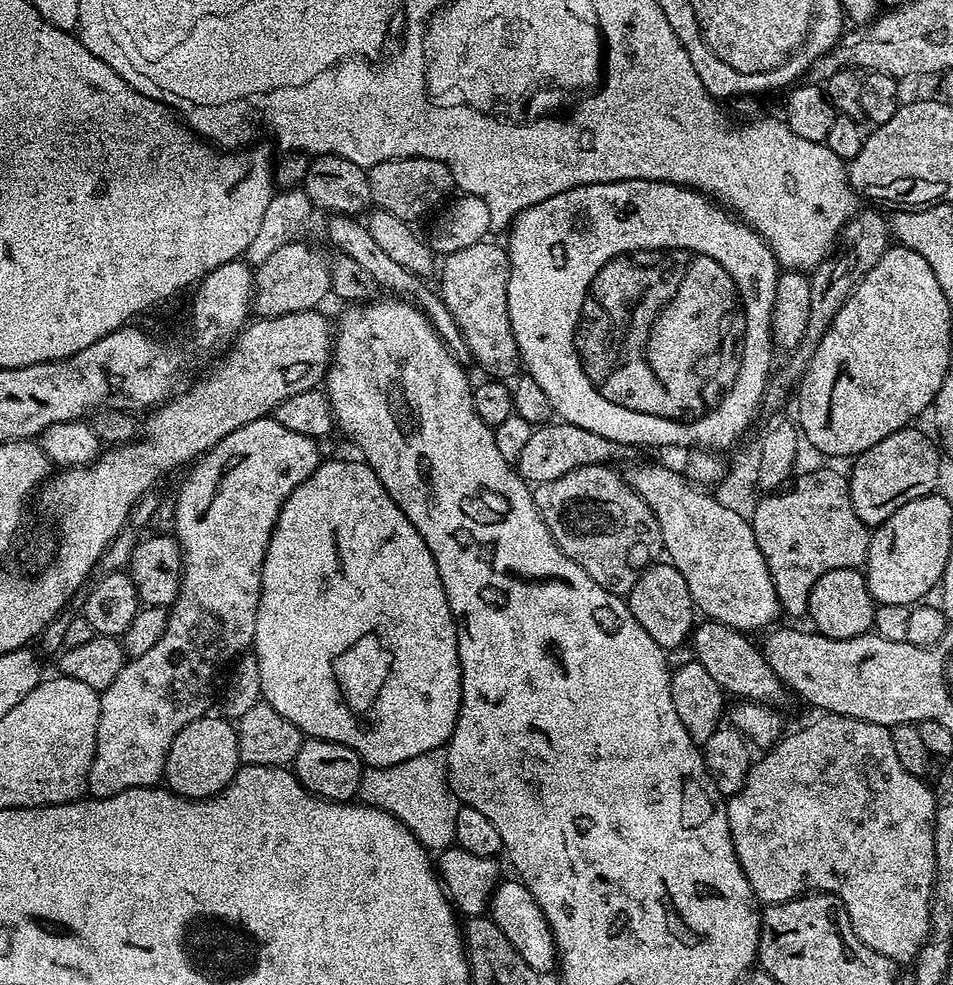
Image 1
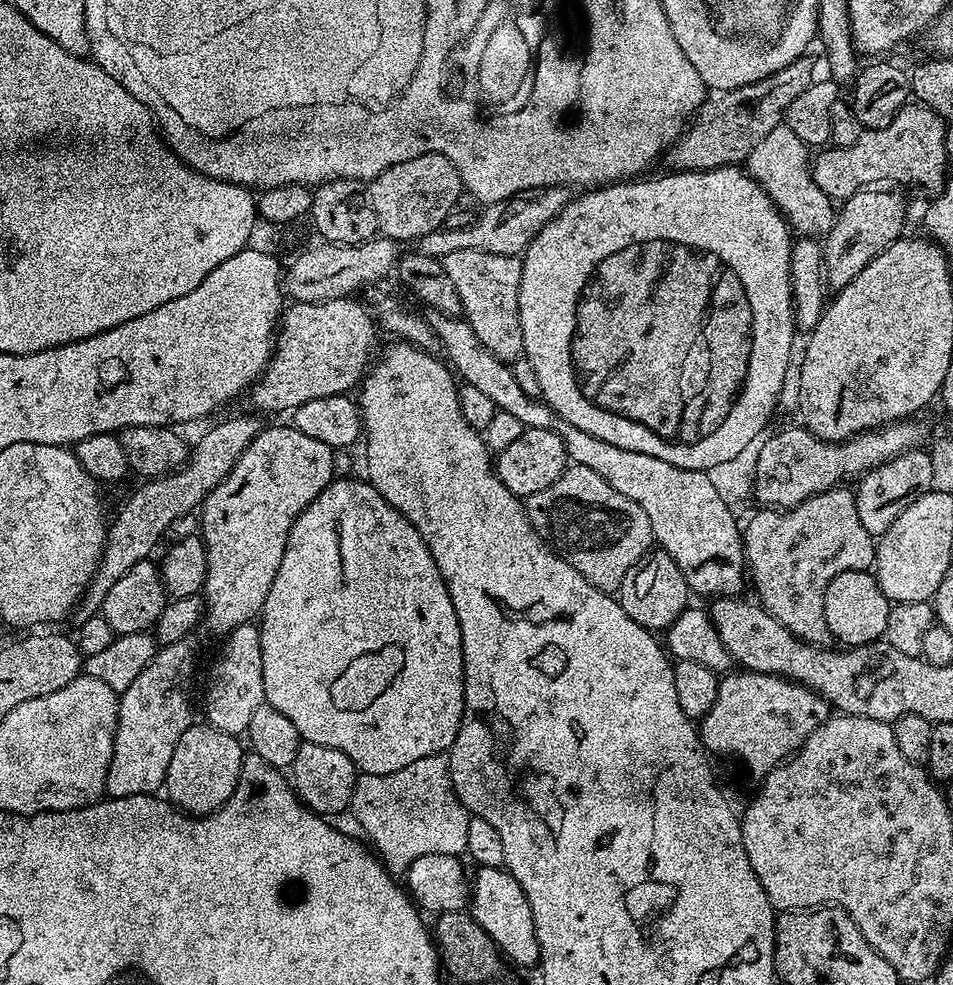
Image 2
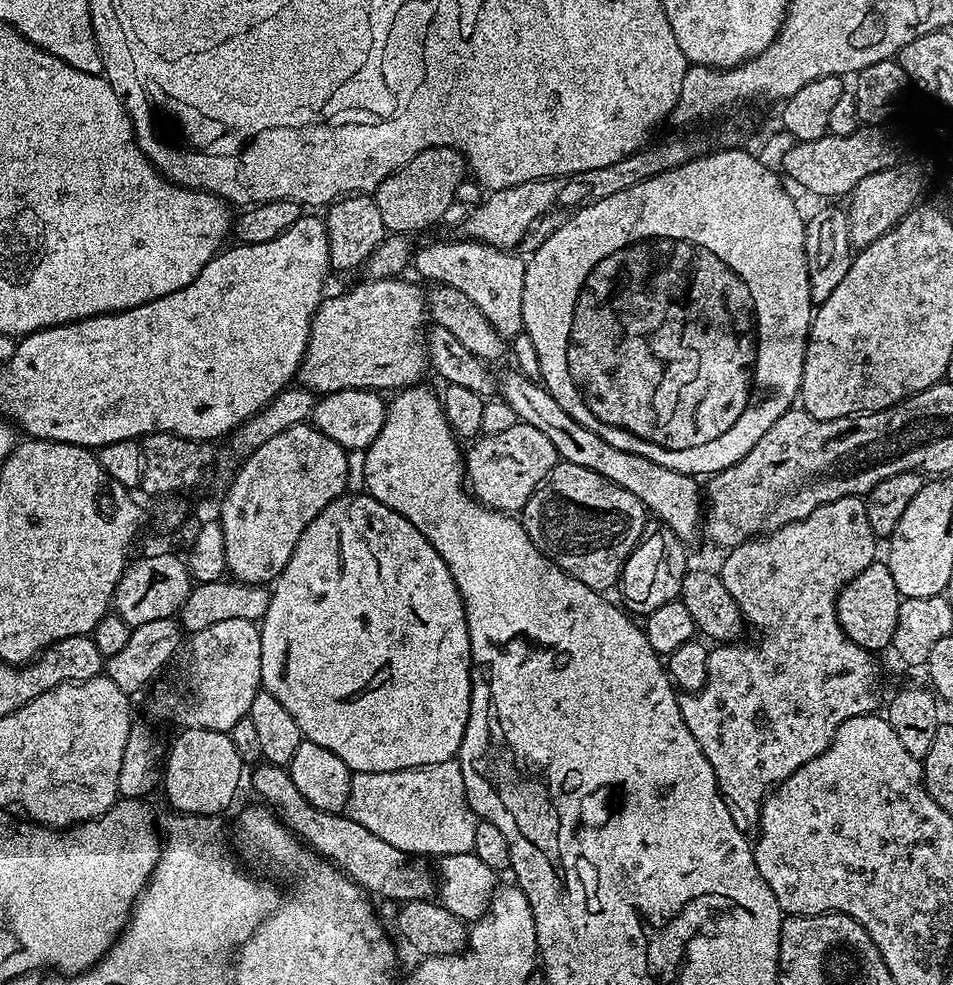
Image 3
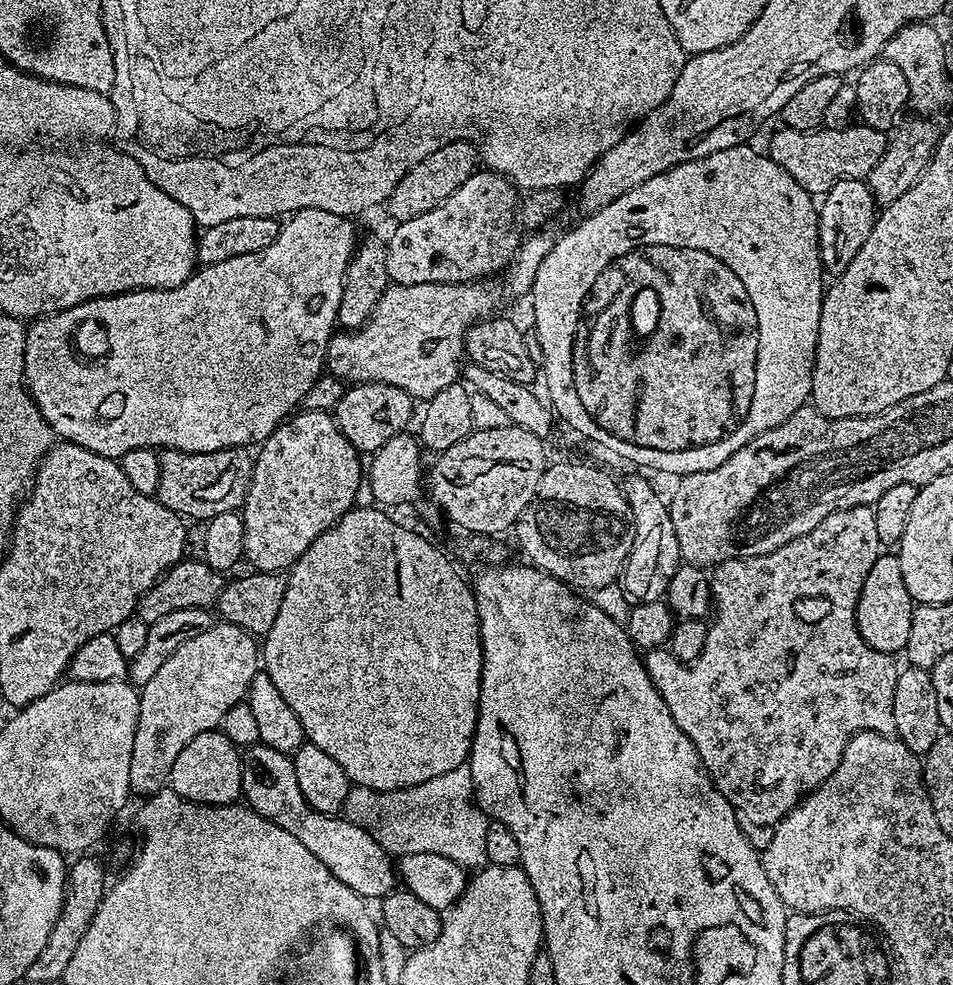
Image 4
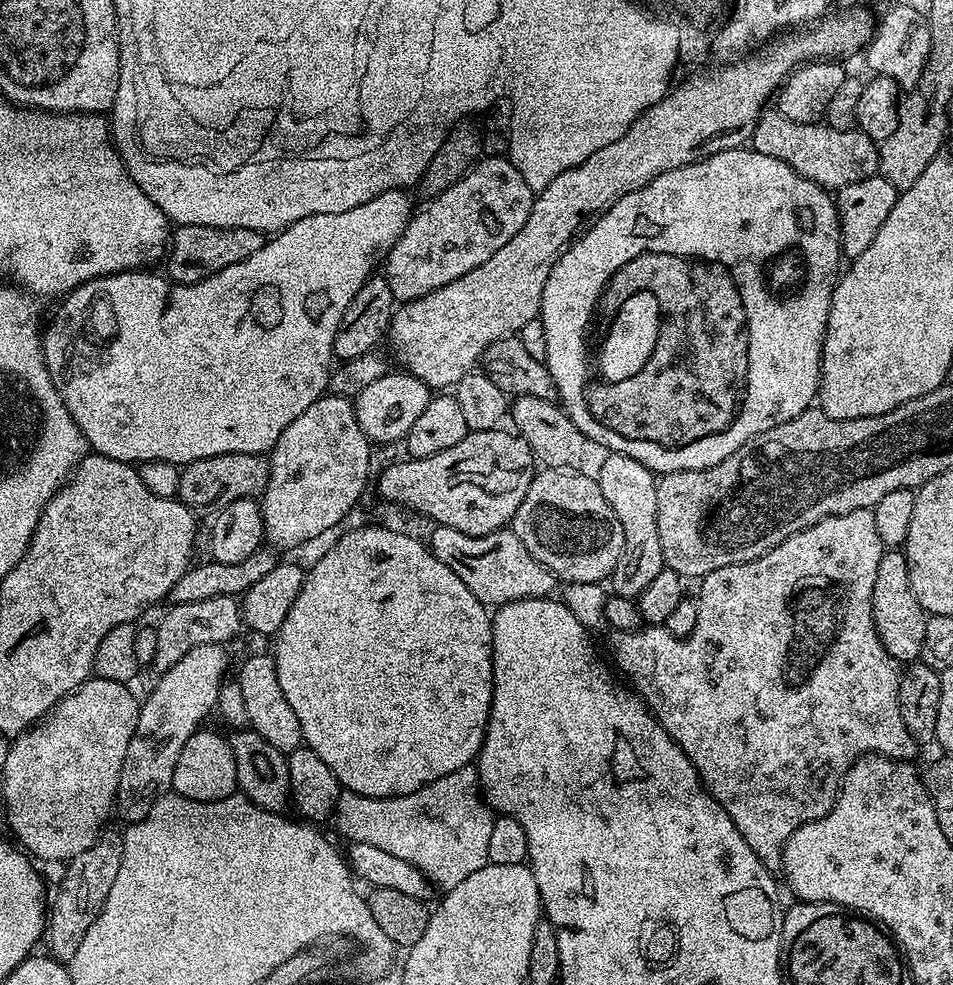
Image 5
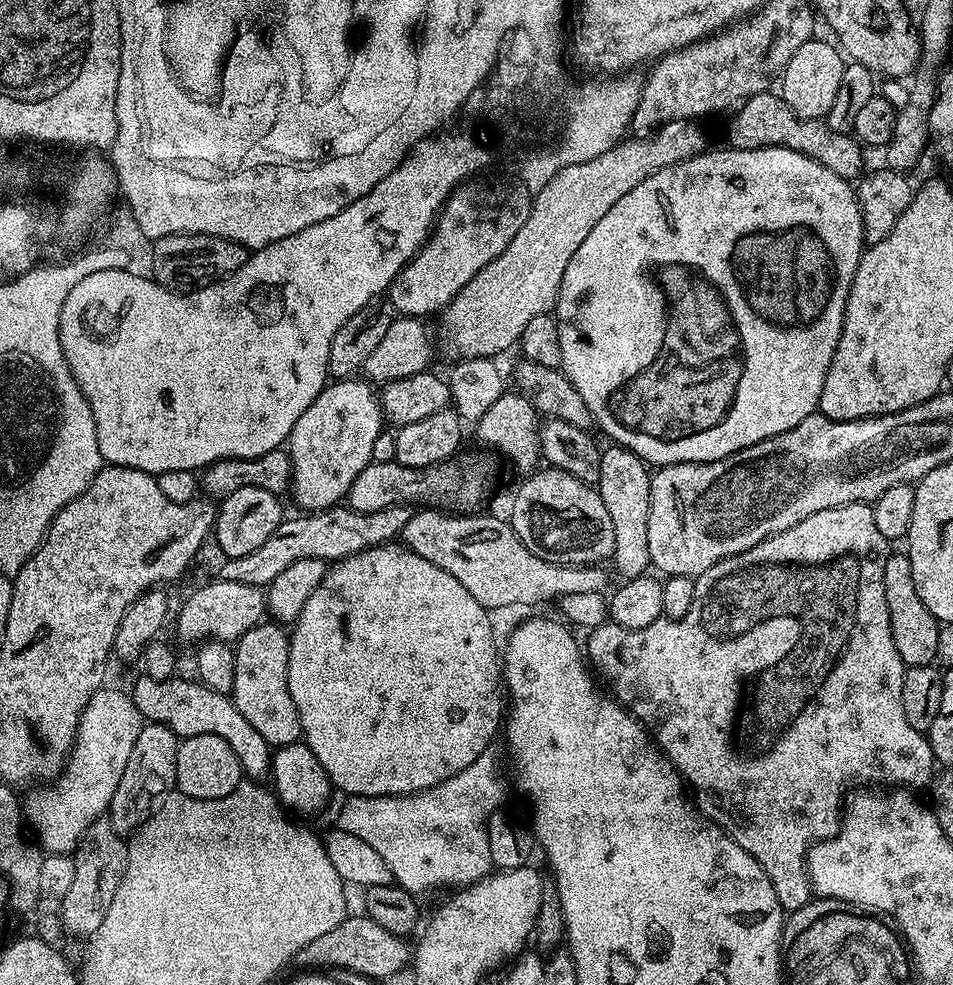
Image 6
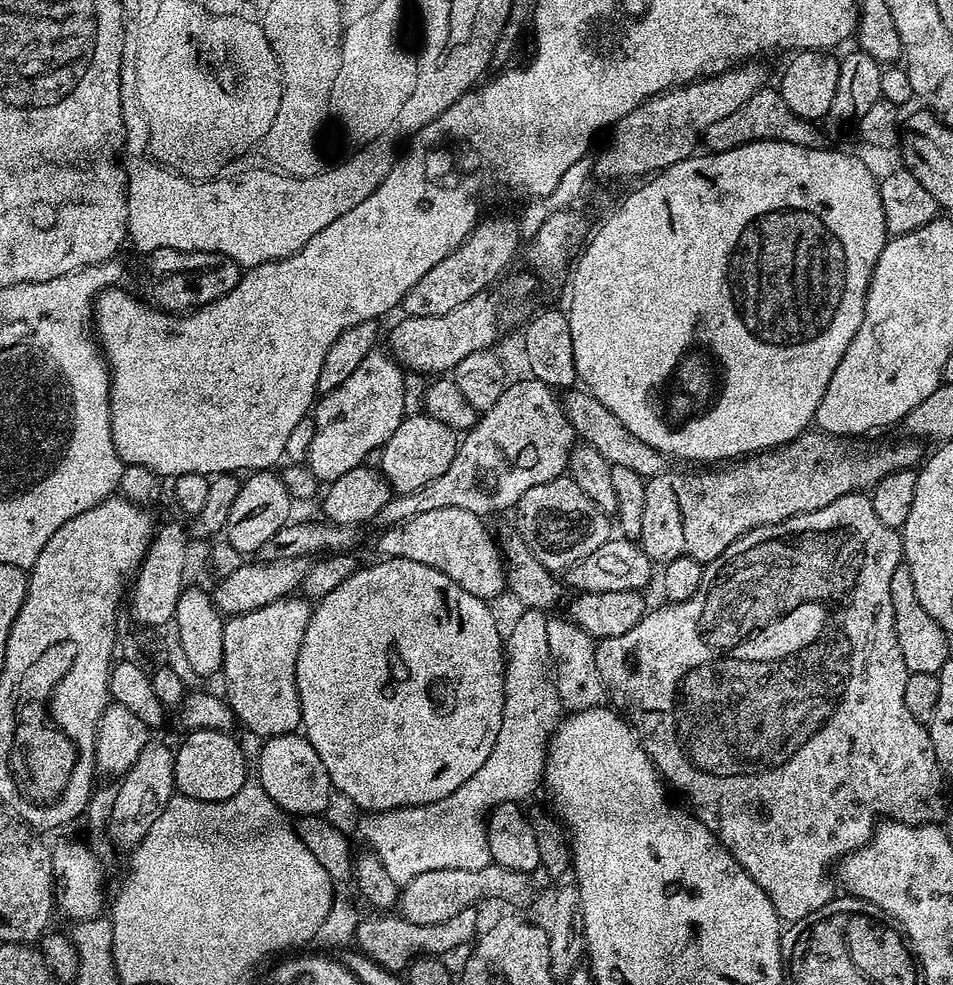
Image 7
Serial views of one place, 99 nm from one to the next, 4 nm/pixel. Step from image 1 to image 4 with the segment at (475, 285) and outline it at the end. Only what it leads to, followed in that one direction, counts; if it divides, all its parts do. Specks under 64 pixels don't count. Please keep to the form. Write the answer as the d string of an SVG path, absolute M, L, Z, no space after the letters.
M491 170L473 171L458 190L426 214L395 225L393 232L386 236L386 270L394 284L415 284L431 280L437 284L465 284L471 280L483 280L503 273L516 253L518 235L518 204L512 201L518 189L508 177Z

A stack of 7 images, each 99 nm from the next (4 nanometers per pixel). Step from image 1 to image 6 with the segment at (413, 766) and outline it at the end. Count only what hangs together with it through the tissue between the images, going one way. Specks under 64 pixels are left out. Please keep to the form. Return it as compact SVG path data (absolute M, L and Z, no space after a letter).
M495 751L478 754L466 770L446 778L420 792L408 796L348 796L334 821L335 827L362 838L369 846L378 850L382 862L390 866L393 881L413 894L428 892L431 888L444 888L447 884L465 886L475 883L493 871L490 858L490 838L488 837L488 819L503 804L504 780L500 777L500 768L496 765Z

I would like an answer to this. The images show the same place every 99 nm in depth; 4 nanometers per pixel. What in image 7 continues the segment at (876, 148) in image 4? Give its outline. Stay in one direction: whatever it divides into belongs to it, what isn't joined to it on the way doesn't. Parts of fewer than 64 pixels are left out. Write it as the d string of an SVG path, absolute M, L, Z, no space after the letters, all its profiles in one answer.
M765 86L750 97L734 114L729 114L719 122L714 122L710 130L706 130L702 137L702 144L708 152L725 152L734 150L743 144L749 144L755 140L773 140L774 142L790 142L794 146L806 146L807 148L819 148L825 143L826 136L820 132L815 123L804 120L780 97L779 91L775 87Z

